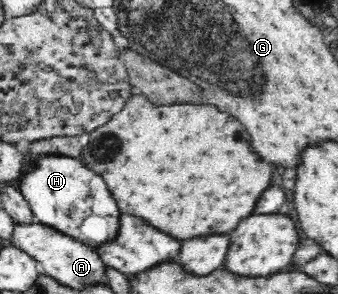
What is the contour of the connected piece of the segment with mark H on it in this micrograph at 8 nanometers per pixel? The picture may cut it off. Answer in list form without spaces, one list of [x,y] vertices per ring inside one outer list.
[[[38,156],[37,169],[28,168],[18,189],[33,210],[36,222],[90,247],[117,241],[121,232],[120,208],[106,182],[82,161],[59,156]]]

